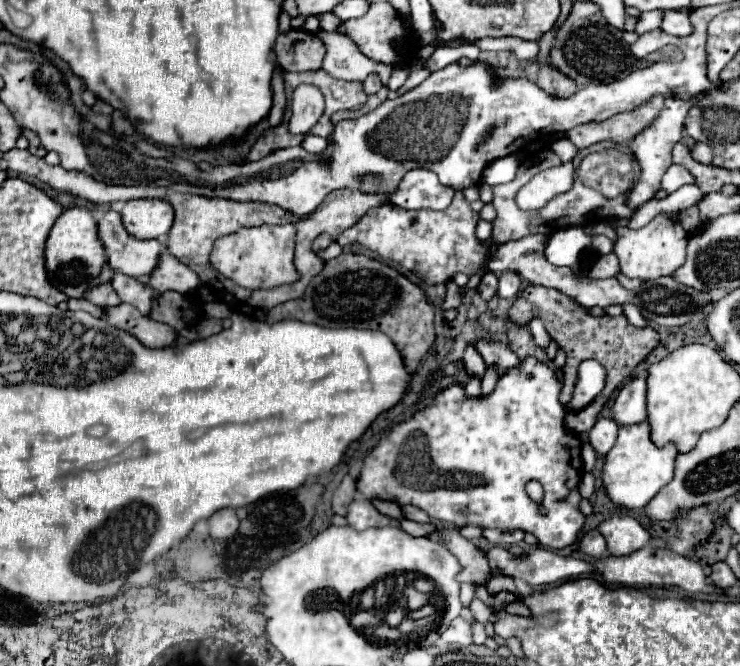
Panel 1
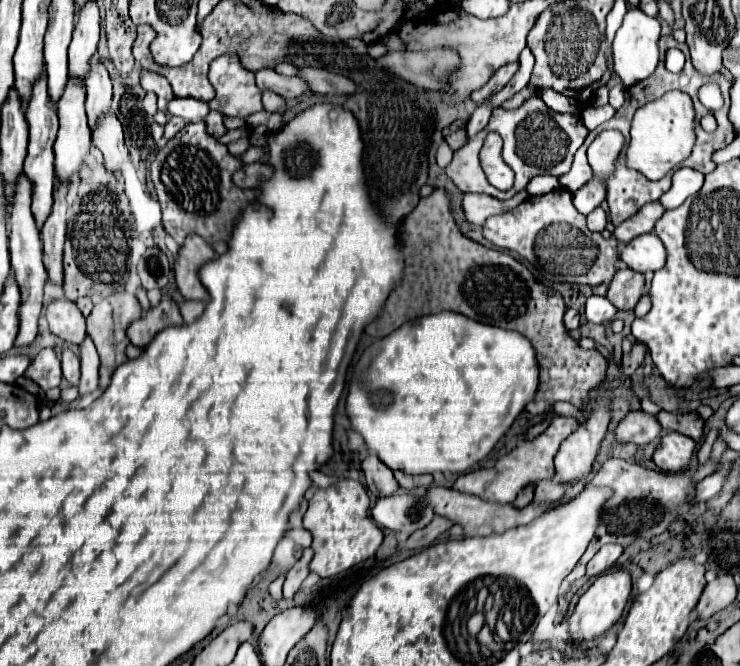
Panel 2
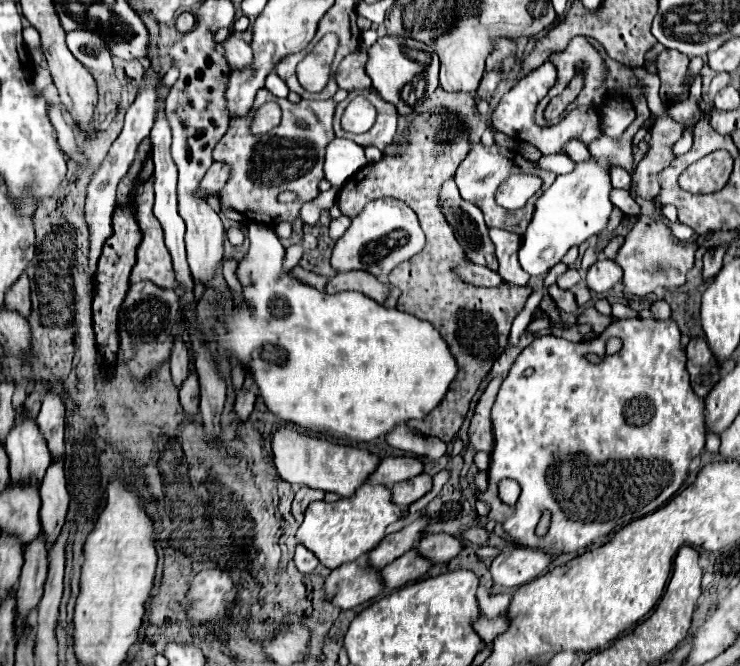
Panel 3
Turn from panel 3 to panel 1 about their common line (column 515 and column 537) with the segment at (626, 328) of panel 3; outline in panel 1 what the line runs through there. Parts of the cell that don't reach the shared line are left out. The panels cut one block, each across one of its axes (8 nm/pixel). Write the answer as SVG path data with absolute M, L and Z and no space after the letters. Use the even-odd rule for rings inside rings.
M524 358L522 364L508 372L504 378L500 378L496 382L496 390L494 394L486 396L486 398L478 398L478 400L466 400L464 398L464 388L462 386L450 386L446 388L444 392L440 392L436 396L436 400L422 412L416 412L416 416L400 426L396 426L392 432L388 432L380 442L378 446L364 458L364 464L362 464L362 472L356 480L356 490L366 498L366 500L390 500L398 506L418 506L422 510L426 510L430 514L432 520L444 520L444 522L450 522L450 524L456 524L458 528L464 528L464 526L482 526L482 528L500 528L500 530L524 530L524 532L532 532L540 544L544 546L550 546L550 548L566 548L570 546L572 542L576 542L578 538L578 530L584 526L584 514L580 514L576 510L578 502L580 502L580 494L578 494L578 482L582 478L582 460L580 460L580 440L576 434L572 434L570 430L564 428L564 408L558 400L558 394L560 394L560 382L556 380L554 372L546 366L546 364L540 364L538 360L534 358ZM528 480L538 480L542 486L544 486L544 500L542 504L534 504L528 494L524 492L524 486Z

